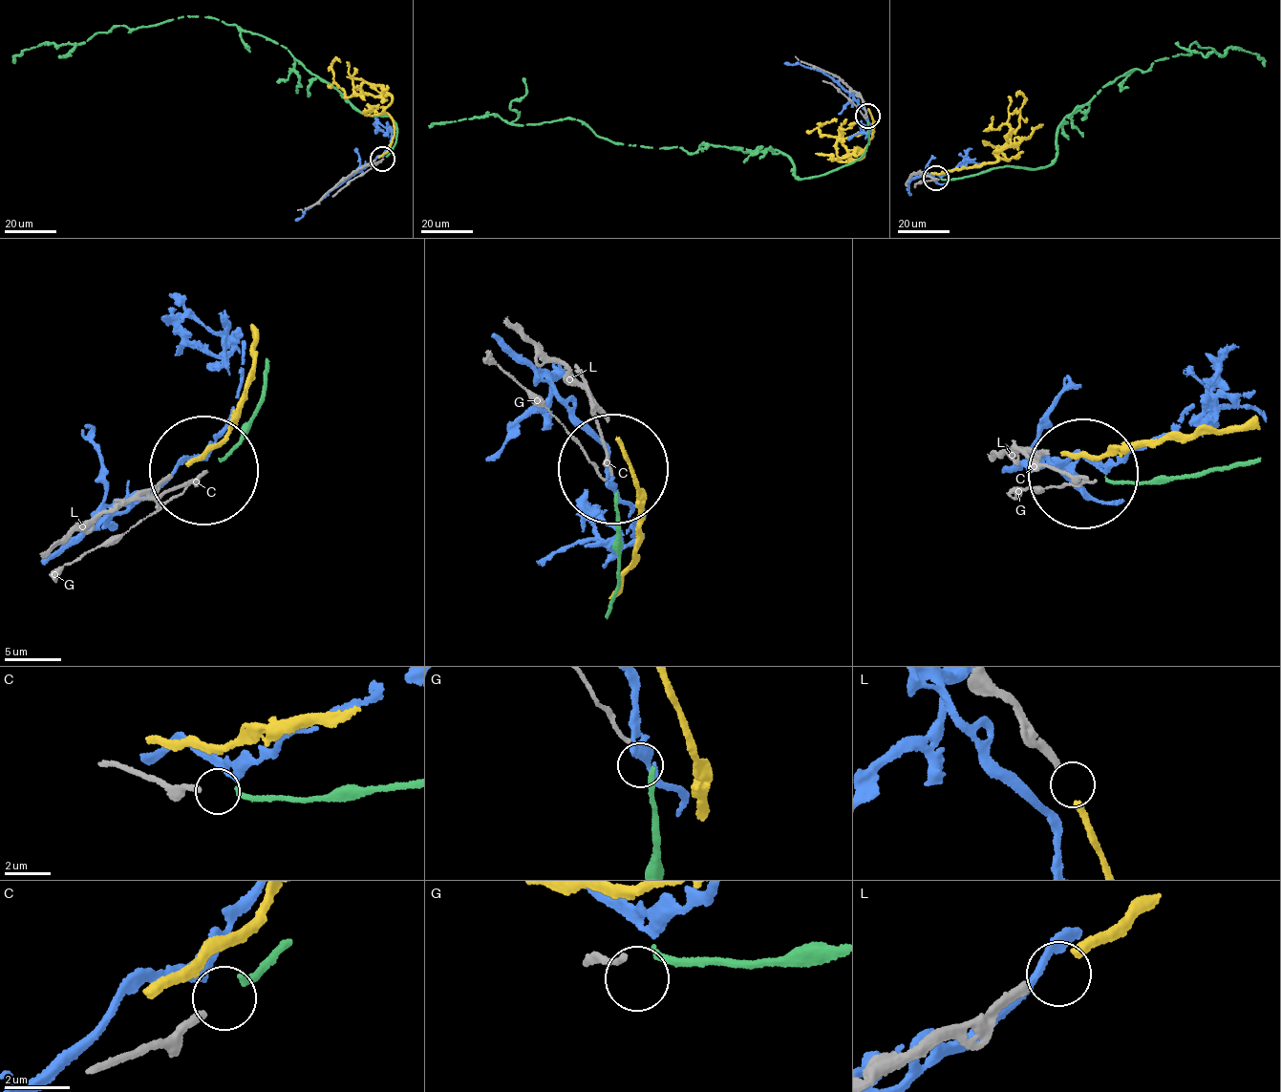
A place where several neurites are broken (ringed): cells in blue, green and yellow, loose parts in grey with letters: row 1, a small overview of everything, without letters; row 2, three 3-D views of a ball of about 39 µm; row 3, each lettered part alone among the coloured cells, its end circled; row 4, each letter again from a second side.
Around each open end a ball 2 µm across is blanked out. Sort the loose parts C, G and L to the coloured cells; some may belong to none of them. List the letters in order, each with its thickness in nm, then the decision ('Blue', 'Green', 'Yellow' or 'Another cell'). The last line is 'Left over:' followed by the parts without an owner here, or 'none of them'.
C: Thickness 200 nm. Green
G: Thickness 160 nm. Another cell
L: Thickness 280 nm. Yellow
Left over: G

